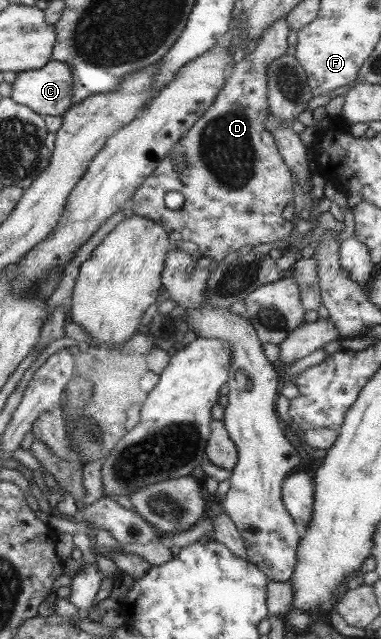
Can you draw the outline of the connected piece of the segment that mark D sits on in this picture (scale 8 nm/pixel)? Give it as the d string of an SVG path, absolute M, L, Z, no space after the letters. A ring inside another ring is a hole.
M279 18L273 22L262 36L258 37L254 50L238 61L229 73L226 82L211 107L193 124L193 127L173 146L166 157L166 163L156 168L141 188L130 200L129 207L134 215L147 217L163 225L171 242L191 241L201 250L201 257L222 262L230 253L238 252L241 247L250 245L255 248L287 239L296 230L293 221L283 219L283 211L295 201L292 174L279 153L273 134L264 128L263 122L269 117L267 97L266 67L269 62L286 53L288 21ZM180 161L184 168L180 170ZM169 192L179 192L185 196L185 203L177 211L168 210L164 197Z

